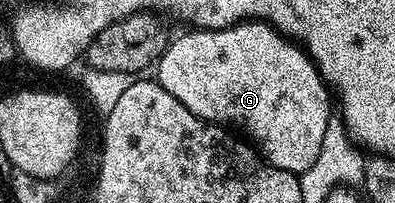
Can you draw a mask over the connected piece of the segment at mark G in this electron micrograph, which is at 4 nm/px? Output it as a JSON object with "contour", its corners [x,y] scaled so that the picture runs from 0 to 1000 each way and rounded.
{"contour":[[[658,99],[592,118],[585,138],[514,138],[463,158],[471,163],[463,177],[446,182],[443,197],[438,182],[410,251],[410,276],[395,320],[400,414],[415,424],[415,443],[425,443],[425,463],[435,463],[435,483],[446,483],[446,502],[456,502],[456,522],[476,522],[476,542],[486,542],[486,562],[496,562],[511,591],[529,591],[534,611],[570,621],[582,640],[600,640],[651,734],[676,808],[747,857],[780,837],[780,818],[790,818],[790,798],[800,798],[800,773],[810,764],[810,714],[820,700],[820,640],[830,640],[830,601],[841,567],[841,537],[835,537],[835,512],[841,532],[841,453],[805,355],[805,330],[797,325],[782,266],[775,261],[772,232],[757,227],[747,202],[727,197],[686,118],[668,118]]]}

